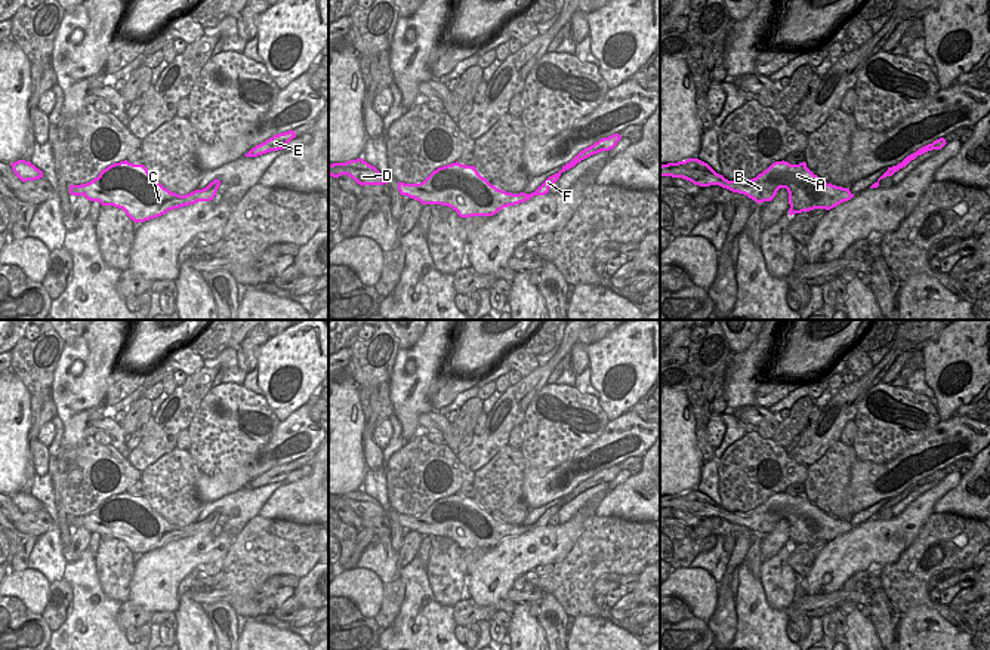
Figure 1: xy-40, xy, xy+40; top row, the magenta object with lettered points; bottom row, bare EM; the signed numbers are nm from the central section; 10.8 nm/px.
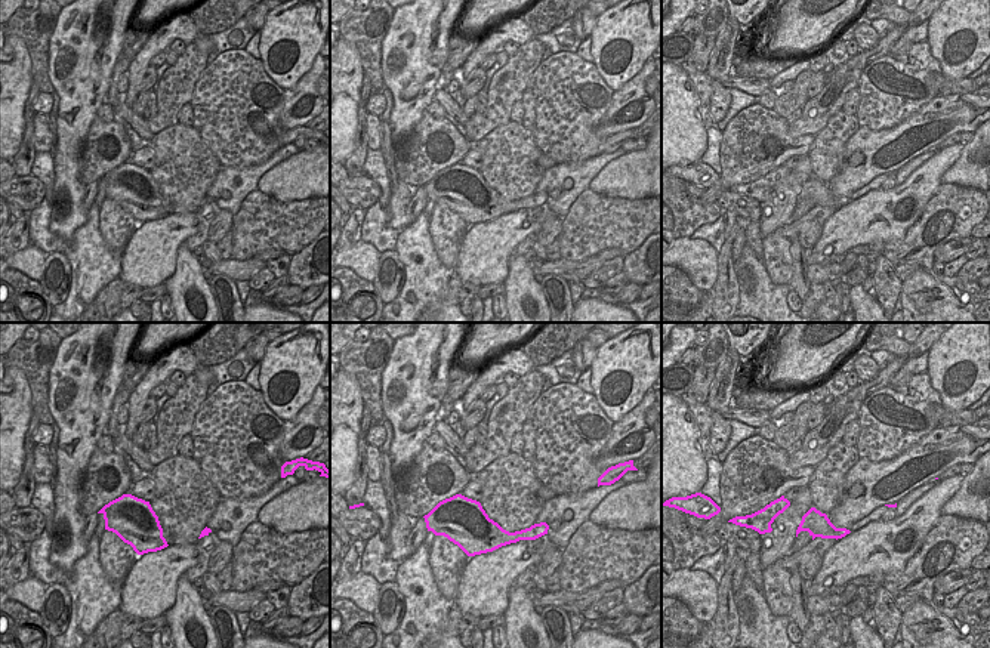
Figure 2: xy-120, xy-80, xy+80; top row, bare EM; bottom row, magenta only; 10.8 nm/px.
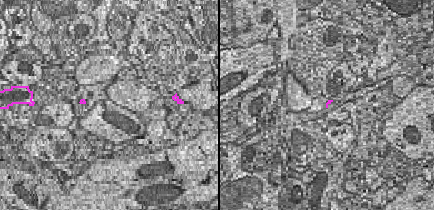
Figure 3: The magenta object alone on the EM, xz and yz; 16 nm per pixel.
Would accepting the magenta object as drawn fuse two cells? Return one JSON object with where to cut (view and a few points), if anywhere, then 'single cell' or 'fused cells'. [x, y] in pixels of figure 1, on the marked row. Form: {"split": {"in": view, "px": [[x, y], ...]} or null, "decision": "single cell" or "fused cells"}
{"split": null, "decision": "single cell"}

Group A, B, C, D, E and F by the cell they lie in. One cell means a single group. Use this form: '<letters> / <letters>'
A B C D E F

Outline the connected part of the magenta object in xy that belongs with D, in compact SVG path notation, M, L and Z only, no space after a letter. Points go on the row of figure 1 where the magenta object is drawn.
M363 158L349 160L346 163L329 164L329 175L333 178L348 175L361 187L363 185L383 185L383 184L388 185L382 173L374 166L364 161Z

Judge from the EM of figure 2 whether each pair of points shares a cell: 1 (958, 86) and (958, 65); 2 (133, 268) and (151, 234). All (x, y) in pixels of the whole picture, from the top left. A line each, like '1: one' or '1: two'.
1: two
2: one

